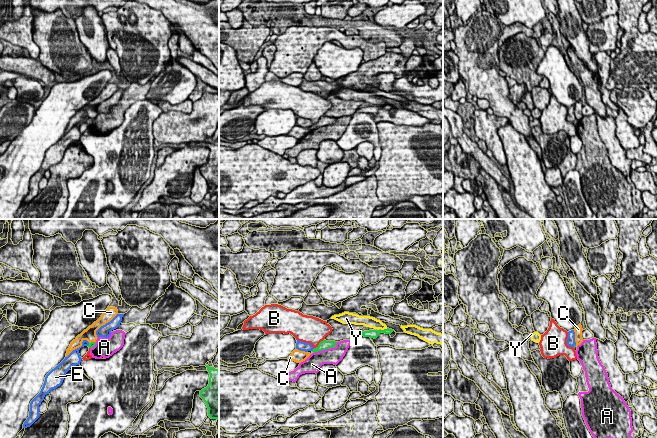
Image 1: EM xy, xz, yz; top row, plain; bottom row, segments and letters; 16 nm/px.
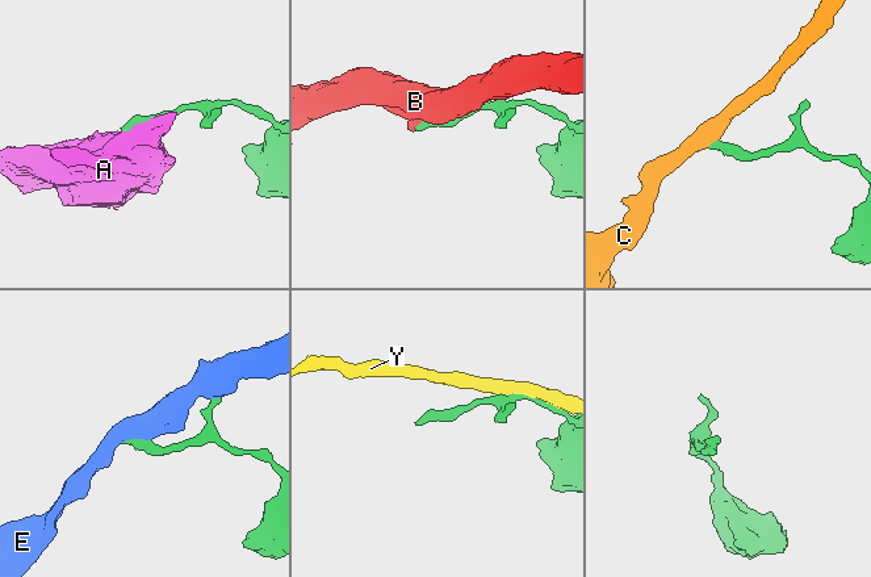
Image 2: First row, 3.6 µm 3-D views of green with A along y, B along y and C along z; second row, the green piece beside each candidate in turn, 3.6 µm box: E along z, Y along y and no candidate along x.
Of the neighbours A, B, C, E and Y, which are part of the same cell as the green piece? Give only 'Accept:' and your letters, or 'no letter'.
Accept: no letter

